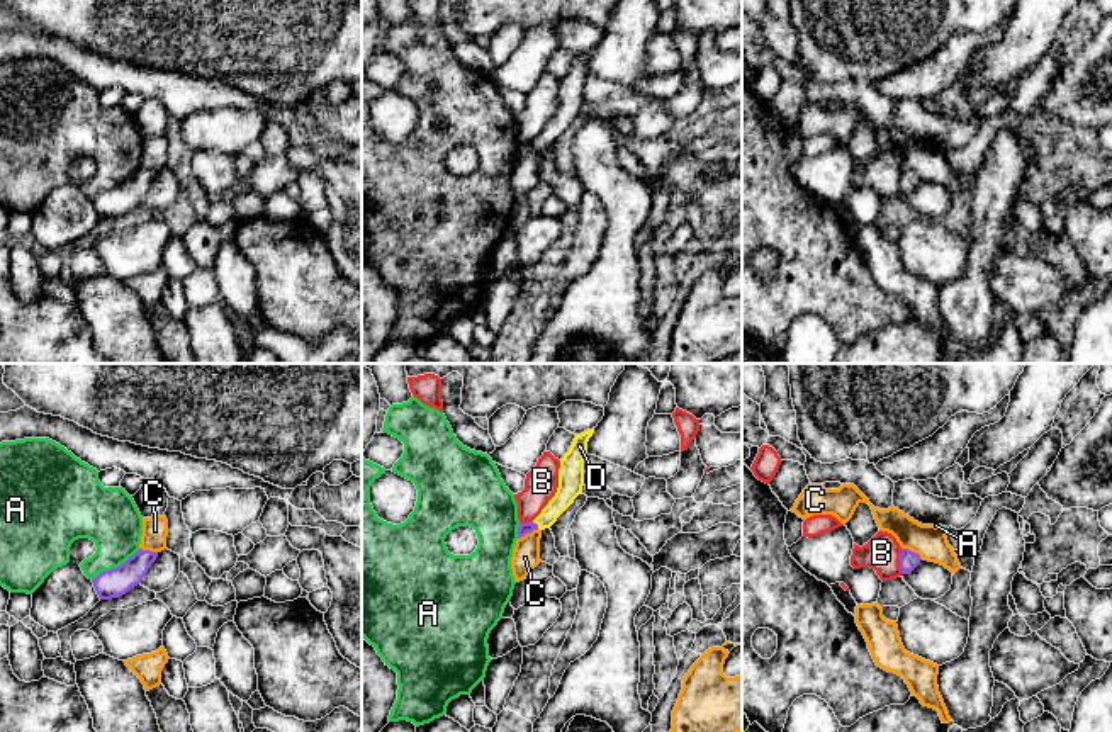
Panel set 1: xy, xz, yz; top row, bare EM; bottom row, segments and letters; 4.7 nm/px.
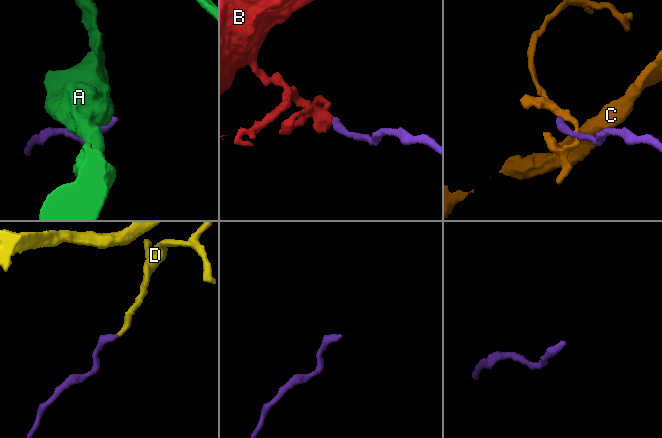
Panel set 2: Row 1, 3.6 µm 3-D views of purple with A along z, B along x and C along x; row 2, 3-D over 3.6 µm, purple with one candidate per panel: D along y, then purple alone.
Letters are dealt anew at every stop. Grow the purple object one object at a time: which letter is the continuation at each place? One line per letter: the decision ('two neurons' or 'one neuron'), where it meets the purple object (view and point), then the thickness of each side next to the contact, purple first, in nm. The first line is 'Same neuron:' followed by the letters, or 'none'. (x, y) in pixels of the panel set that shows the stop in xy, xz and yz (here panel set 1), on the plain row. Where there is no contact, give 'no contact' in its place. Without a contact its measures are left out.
Same neuron: D
A: two neurons | xy (116, 187) | 140/280 nm
B: two neurons | yz (900, 180) | 90/170 nm
C: two neurons | yz (914, 172) | 90/160 nm
D: one neuron | xz (537, 145) | 60/110 nm

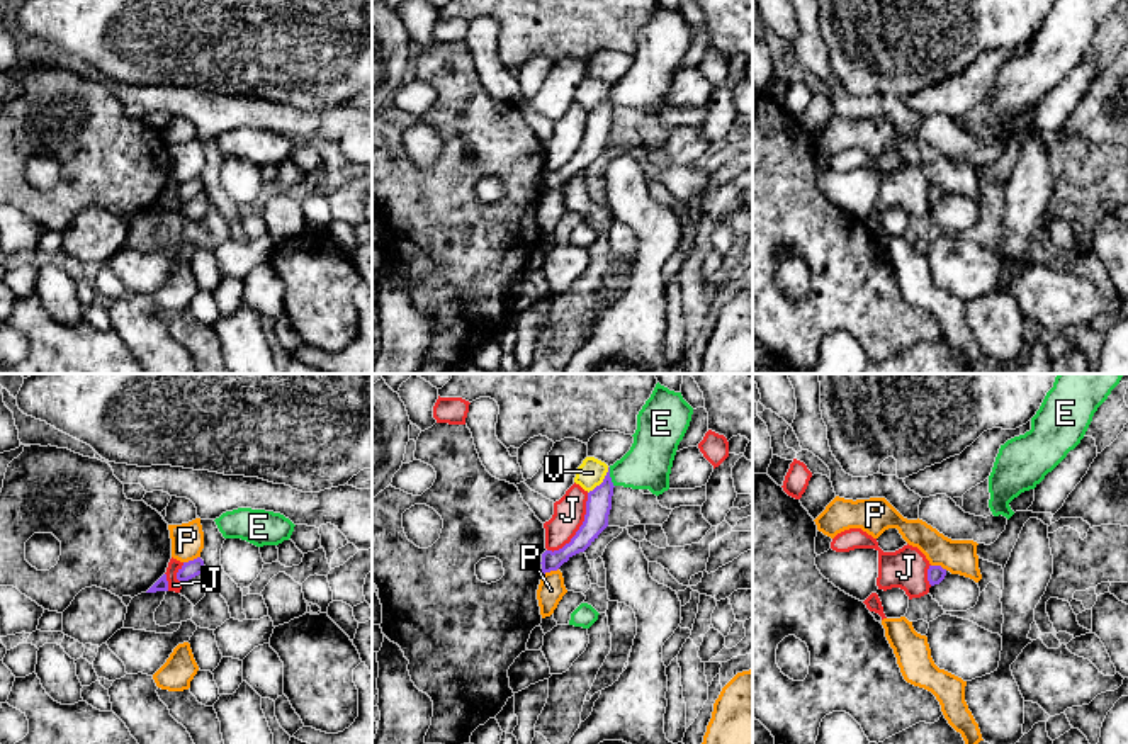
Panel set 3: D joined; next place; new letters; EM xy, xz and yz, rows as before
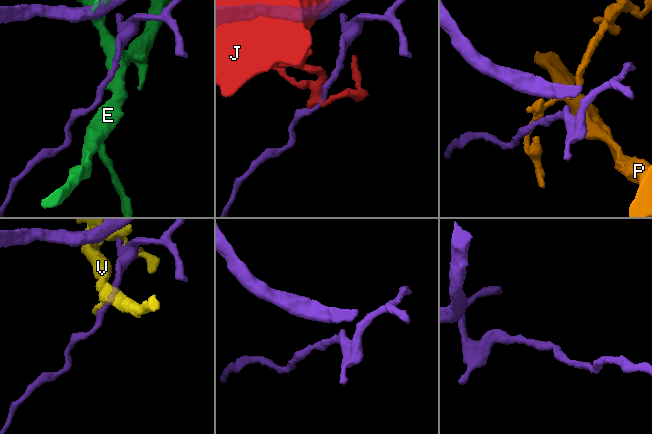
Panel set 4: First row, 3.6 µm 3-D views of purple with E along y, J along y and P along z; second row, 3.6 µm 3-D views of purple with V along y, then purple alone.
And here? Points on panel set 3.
Same neuron: none
E: two neurons | xz (610, 97) | 120/220 nm
J: two neurons | xz (580, 148) | 120/150 nm
P: two neurons | xy (191, 180) | 80/160 nm
V: two neurons | xz (603, 101) | 120/130 nm

